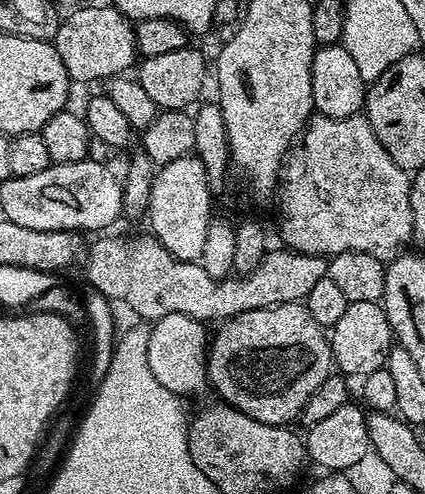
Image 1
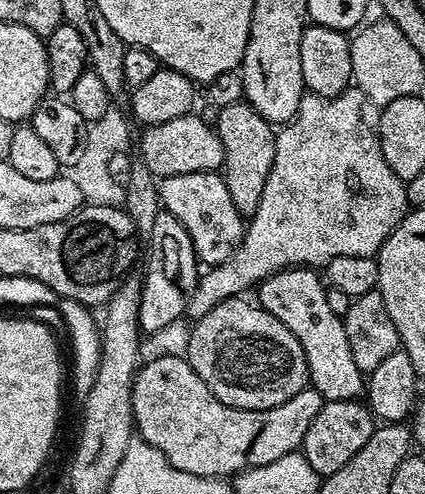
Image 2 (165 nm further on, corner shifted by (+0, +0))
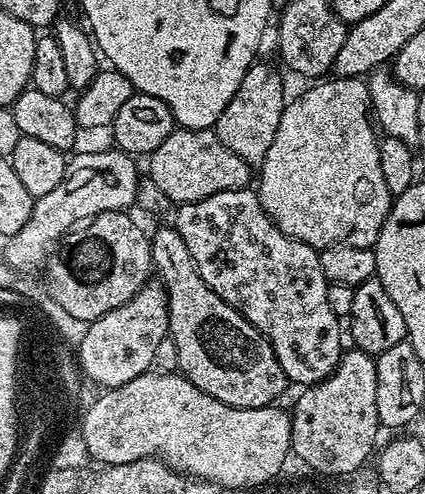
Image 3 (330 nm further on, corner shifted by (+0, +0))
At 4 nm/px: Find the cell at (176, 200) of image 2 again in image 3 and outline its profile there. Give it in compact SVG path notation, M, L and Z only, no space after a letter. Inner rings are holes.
M251 187L222 190L218 194L210 194L210 198L202 198L198 202L179 205L175 209L175 214L175 230L182 238L182 242L186 242L186 250L190 250L190 258L194 258L194 266L198 270L202 282L206 282L206 286L210 286L210 290L214 294L218 294L218 298L222 298L227 304L234 306L234 310L242 313L271 342L272 349L282 366L285 377L291 383L293 380L294 383L300 384L299 386L311 386L326 379L338 366L342 355L342 347L340 348L340 324L342 324L342 320L341 317L334 314L334 310L330 310L330 302L326 302L326 290L329 282L322 274L319 251L311 248L308 244L304 244L301 240L287 236L266 214L266 210L260 204L259 195Z

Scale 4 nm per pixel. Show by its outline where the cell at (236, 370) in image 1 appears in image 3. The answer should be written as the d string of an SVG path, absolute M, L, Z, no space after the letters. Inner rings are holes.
M175 227L160 228L156 233L153 231L150 239L152 267L159 283L164 285L168 294L168 330L170 342L177 347L179 371L190 382L194 382L196 388L202 389L223 404L235 408L267 408L275 405L279 401L276 399L284 392L286 377L271 342L242 313L234 310L234 306L218 298L218 294L214 294L210 286L202 282L194 266L194 258L190 258L190 250L186 250L186 242L182 242Z

